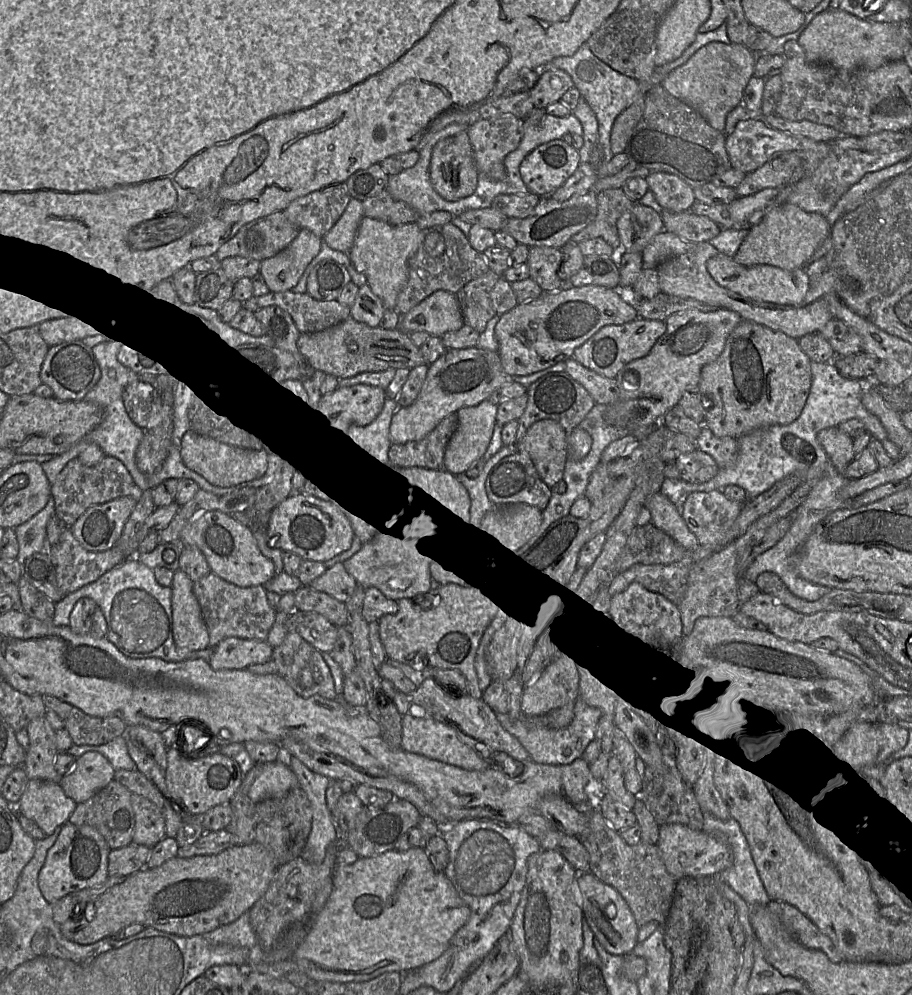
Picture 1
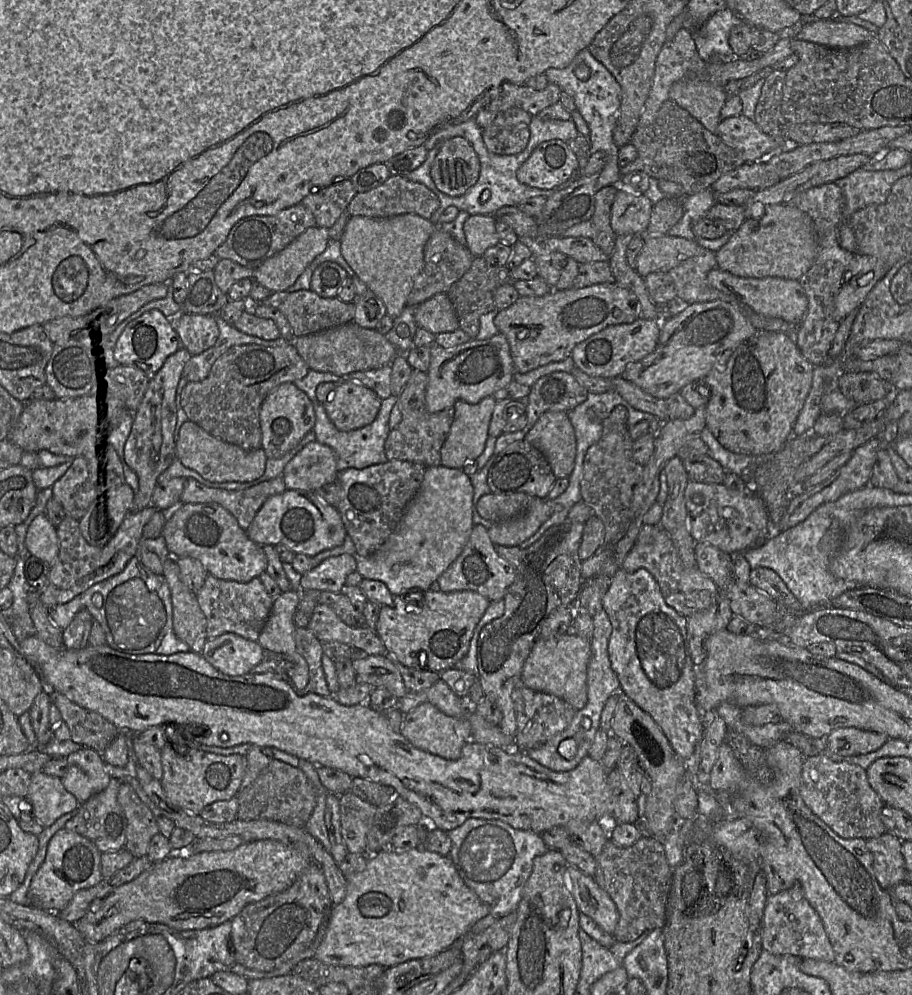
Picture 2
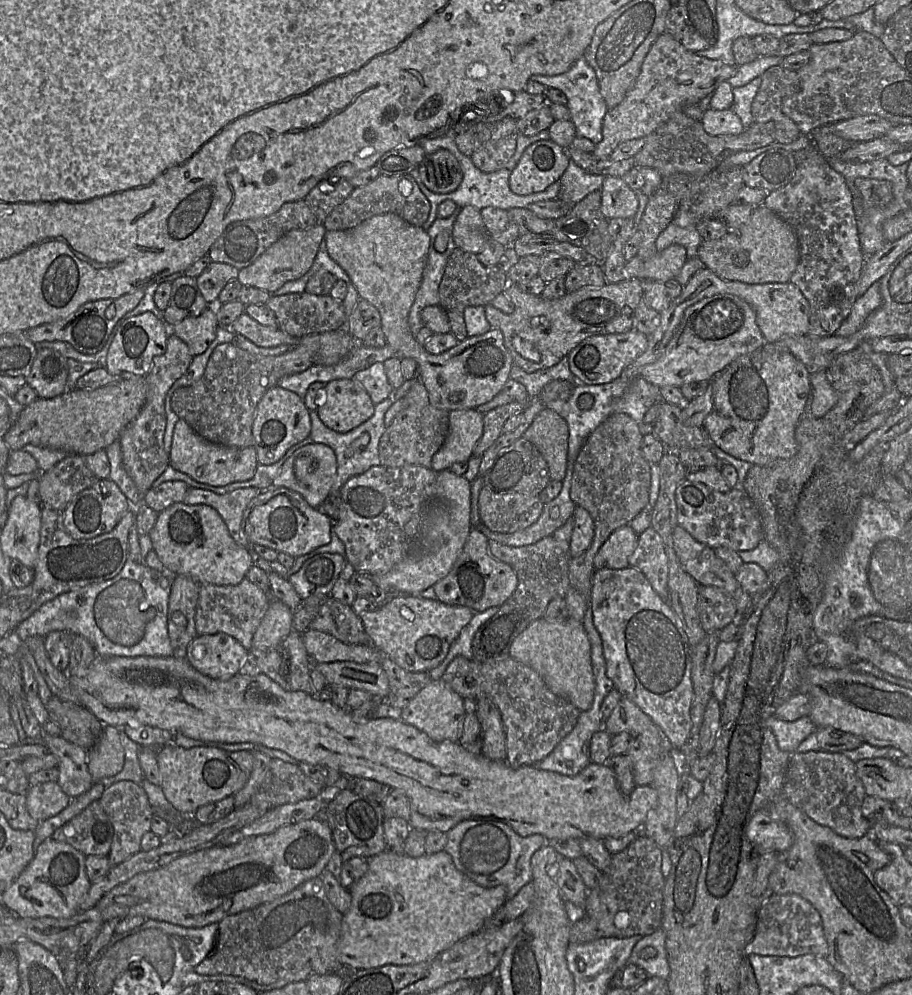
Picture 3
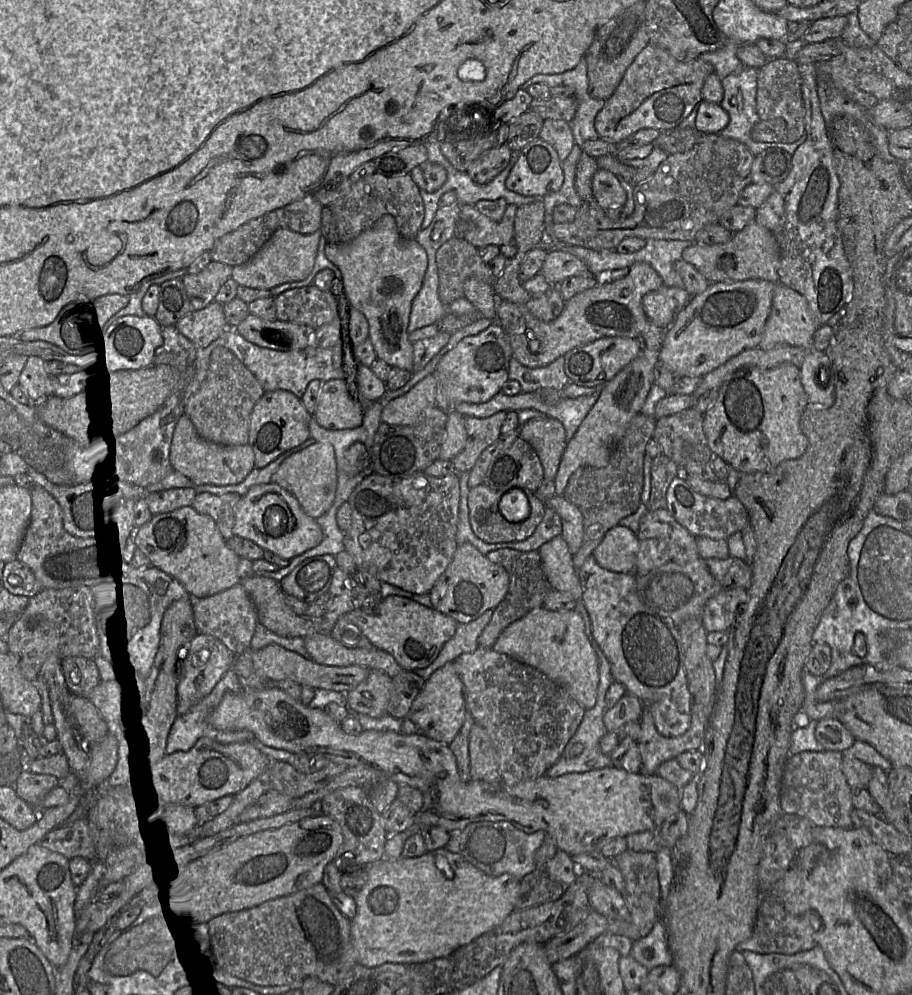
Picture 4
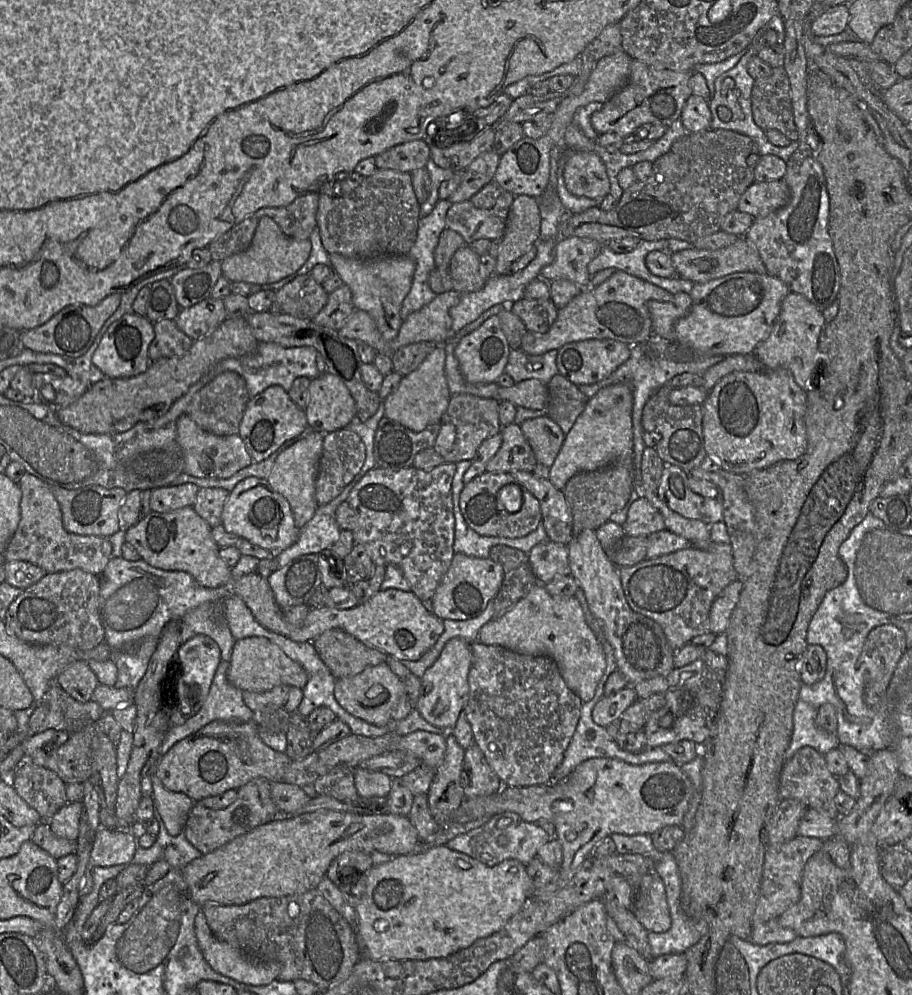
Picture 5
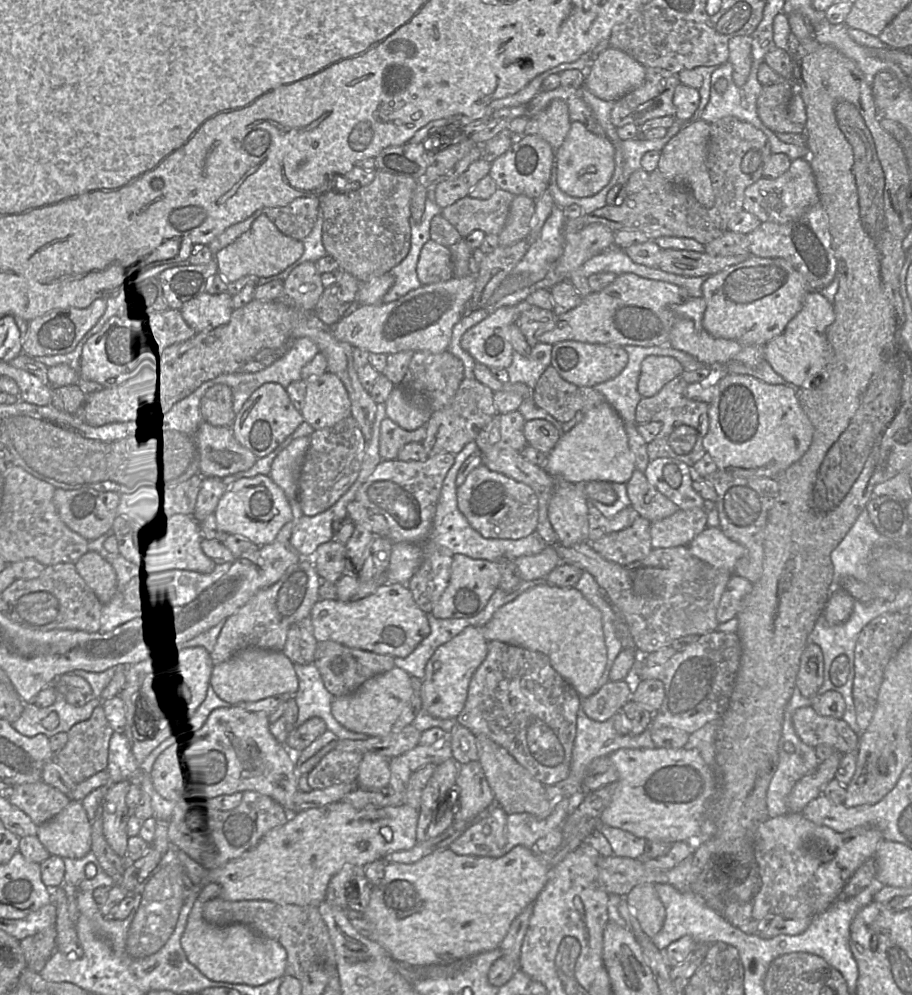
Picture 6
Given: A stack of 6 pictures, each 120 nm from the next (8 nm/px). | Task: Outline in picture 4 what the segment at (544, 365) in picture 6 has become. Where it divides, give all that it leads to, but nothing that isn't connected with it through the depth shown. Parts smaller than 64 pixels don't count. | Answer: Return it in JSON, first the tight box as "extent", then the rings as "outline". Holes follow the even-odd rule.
{"extent":[508,356,570,393],"outline":[[[561,356],[545,367],[528,368],[515,357],[511,357],[508,377],[520,383],[523,393],[532,393],[539,389],[561,391],[570,382],[564,363],[564,356]]]}

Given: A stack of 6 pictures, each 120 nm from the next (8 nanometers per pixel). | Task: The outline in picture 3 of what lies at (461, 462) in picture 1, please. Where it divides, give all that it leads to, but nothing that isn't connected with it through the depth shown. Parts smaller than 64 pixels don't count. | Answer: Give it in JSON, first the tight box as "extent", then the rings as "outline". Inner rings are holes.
{"extent":[432,408,483,472],"outline":[[[476,408],[450,411],[448,435],[432,459],[435,472],[450,469],[457,462],[468,462],[483,434],[483,415]]]}

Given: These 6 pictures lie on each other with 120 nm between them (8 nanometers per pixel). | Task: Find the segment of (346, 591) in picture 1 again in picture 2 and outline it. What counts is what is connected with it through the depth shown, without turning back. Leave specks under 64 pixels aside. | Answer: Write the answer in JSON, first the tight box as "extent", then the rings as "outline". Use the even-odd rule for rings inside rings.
{"extent":[301,554,357,593],"outline":[[[342,554],[326,558],[302,575],[301,591],[320,590],[342,593],[347,576],[356,570],[357,556]]]}

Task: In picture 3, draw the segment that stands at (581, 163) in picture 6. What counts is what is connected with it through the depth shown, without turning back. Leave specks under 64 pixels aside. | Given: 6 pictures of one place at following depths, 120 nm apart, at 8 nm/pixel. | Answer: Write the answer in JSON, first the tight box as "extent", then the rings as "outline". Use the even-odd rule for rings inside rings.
{"extent":[601,176,639,220],"outline":[[[606,176],[602,187],[601,211],[607,220],[613,218],[633,219],[639,200],[633,191],[620,177]]]}

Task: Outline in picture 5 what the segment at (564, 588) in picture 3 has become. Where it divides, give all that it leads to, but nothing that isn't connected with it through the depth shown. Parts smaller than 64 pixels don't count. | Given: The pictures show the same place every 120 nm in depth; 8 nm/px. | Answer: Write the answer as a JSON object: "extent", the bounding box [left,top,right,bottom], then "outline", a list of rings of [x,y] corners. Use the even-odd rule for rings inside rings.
{"extent":[489,545,540,618],"outline":[[[505,545],[490,549],[489,558],[502,565],[504,578],[494,598],[493,618],[501,618],[540,583],[529,564],[527,553]]]}

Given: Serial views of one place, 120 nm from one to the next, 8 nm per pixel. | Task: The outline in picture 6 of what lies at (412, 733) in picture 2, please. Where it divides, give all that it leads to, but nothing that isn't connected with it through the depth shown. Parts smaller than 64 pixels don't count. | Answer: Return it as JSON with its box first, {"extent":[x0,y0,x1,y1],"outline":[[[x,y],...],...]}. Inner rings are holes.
{"extent":[420,627,488,719],"outline":[[[466,627],[460,634],[439,646],[427,662],[425,677],[421,680],[420,697],[422,709],[425,709],[431,716],[441,719],[457,718],[462,711],[467,700],[470,680],[488,653],[488,641],[483,635],[482,628]]]}

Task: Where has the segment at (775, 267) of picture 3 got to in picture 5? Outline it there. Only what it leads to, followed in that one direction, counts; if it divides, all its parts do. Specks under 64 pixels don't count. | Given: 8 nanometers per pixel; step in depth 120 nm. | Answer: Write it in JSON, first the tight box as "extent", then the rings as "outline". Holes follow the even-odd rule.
{"extent":[670,237,767,283],"outline":[[[739,237],[730,246],[718,250],[684,249],[670,253],[672,264],[680,278],[696,283],[705,283],[736,272],[767,273],[766,267],[757,249],[745,239]]]}

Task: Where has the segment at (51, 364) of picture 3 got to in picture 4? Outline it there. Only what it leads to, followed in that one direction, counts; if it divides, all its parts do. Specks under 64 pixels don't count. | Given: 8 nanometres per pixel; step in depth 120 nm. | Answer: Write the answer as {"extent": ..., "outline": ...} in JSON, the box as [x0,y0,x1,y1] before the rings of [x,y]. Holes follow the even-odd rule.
{"extent":[18,356,52,403],"outline":[[[37,356],[28,357],[18,386],[27,393],[33,403],[52,396],[52,376],[45,369],[45,360]]]}

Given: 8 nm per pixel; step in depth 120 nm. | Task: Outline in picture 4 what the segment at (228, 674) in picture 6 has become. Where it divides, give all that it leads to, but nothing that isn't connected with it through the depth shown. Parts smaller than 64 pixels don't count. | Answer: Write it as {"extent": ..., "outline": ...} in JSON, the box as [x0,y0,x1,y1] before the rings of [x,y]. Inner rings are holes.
{"extent":[253,644,370,694],"outline":[[[270,644],[253,655],[253,666],[259,677],[266,677],[271,680],[280,681],[289,679],[297,682],[301,686],[309,686],[314,689],[321,688],[333,690],[346,694],[354,689],[369,674],[370,669],[363,666],[325,666],[321,665],[310,658],[288,651],[278,645]]]}

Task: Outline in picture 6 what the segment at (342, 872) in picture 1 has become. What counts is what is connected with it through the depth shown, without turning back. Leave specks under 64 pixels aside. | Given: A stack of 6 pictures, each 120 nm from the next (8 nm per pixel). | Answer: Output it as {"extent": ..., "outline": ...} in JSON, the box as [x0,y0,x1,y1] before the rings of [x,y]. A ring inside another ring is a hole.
{"extent":[362,845,548,966],"outline":[[[517,845],[505,855],[493,857],[481,857],[473,855],[458,855],[449,848],[435,851],[415,863],[403,864],[397,862],[387,862],[384,869],[384,876],[381,882],[371,889],[370,902],[362,913],[362,917],[374,926],[374,941],[378,942],[389,955],[397,962],[408,966],[432,966],[450,964],[458,960],[467,960],[481,953],[490,952],[497,949],[506,937],[513,920],[528,906],[534,903],[537,896],[544,888],[548,867],[539,859],[535,849],[530,849],[522,845]]]}

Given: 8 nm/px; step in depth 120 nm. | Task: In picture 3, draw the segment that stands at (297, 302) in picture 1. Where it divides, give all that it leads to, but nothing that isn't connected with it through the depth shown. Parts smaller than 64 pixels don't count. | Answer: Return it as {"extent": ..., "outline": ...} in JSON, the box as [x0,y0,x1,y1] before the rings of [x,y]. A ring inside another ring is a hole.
{"extent":[267,291,346,338],"outline":[[[307,291],[272,295],[267,306],[275,313],[278,327],[294,338],[301,338],[310,334],[334,331],[344,327],[346,314],[342,301],[328,295],[316,295]]]}

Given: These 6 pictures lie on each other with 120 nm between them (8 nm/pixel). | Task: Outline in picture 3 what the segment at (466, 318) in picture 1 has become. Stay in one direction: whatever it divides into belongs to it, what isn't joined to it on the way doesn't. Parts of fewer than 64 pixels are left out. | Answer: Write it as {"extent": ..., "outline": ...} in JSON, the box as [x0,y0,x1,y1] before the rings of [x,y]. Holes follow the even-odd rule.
{"extent":[439,247,510,341],"outline":[[[456,247],[449,255],[442,280],[439,285],[440,305],[447,313],[451,331],[457,340],[463,341],[467,335],[464,311],[467,307],[483,306],[491,304],[494,298],[510,283],[508,273],[505,273],[497,265],[483,265],[477,254],[464,251]]]}

